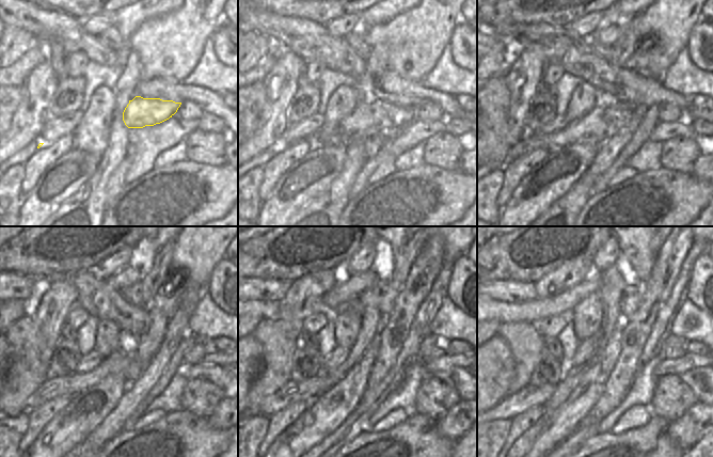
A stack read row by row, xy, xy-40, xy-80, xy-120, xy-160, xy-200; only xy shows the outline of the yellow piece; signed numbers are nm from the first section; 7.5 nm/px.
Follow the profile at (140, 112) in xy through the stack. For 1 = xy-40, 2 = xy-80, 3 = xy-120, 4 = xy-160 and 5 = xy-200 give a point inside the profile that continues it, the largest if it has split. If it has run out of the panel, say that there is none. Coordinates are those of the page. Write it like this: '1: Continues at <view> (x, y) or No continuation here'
1: Continues at xy-40 (366, 121)
2: Continues at xy-80 (602, 123)
3: Continues at xy-120 (127, 363)
4: Continues at xy-160 (292, 392)
5: Continues at xy-200 (529, 396).

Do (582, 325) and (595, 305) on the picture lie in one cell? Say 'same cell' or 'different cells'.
same cell

